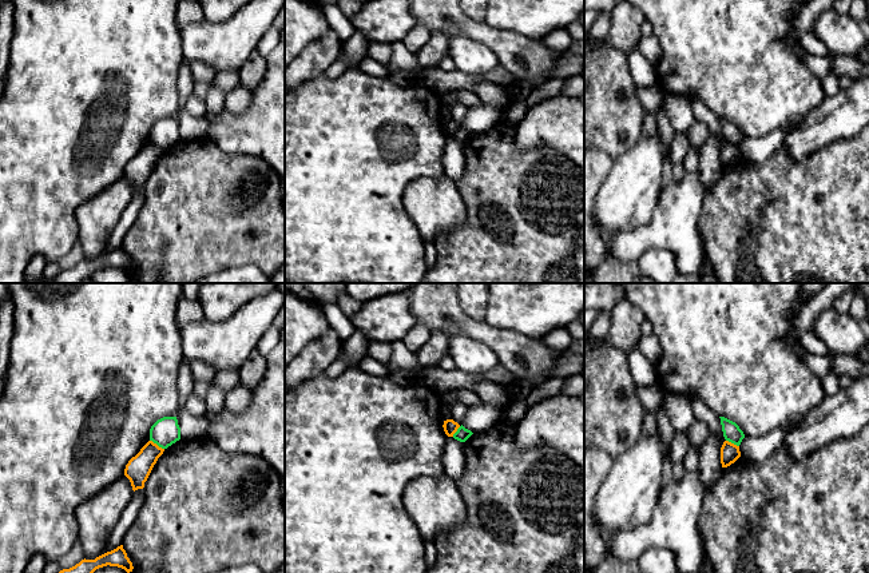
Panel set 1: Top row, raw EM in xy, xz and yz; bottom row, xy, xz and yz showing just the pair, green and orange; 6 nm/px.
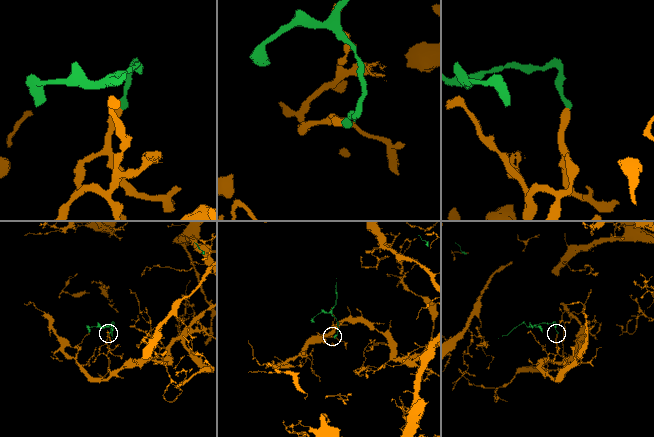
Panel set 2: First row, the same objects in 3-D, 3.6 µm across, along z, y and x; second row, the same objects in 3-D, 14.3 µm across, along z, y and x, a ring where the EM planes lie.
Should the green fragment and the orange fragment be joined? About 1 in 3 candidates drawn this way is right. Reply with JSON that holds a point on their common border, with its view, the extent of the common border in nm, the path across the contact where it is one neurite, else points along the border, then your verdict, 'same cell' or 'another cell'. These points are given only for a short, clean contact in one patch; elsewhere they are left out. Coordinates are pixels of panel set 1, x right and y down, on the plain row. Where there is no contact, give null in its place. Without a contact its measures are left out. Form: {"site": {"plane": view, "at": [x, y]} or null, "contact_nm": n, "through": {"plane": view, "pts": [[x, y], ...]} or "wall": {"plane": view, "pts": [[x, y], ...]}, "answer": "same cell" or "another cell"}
{"site": {"plane": "xy", "at": [157, 144]}, "contact_nm": 110, "wall": {"plane": "xy", "pts": [[150, 140], [163, 150]]}, "answer": "another cell"}

